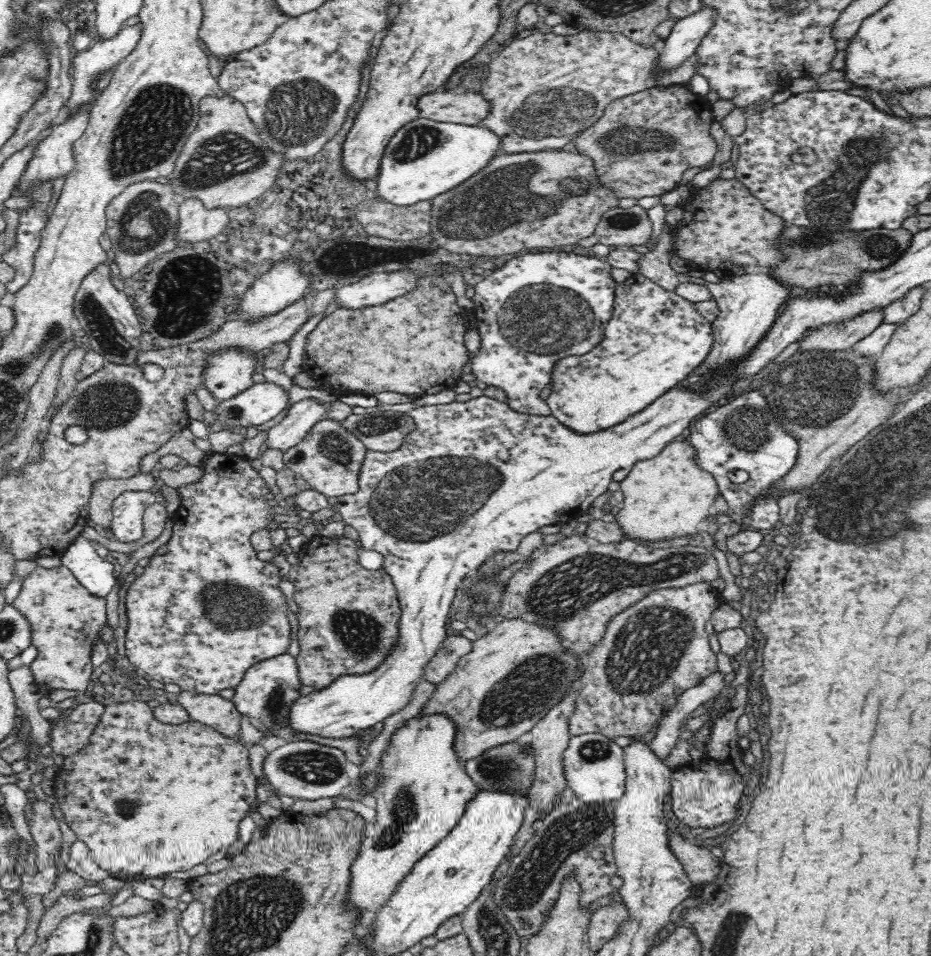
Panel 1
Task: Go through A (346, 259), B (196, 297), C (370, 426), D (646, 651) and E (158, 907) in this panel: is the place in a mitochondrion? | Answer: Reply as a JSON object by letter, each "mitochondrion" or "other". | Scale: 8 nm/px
{"A":"mitochondrion","B":"mitochondrion","C":"mitochondrion","D":"mitochondrion","E":"other"}

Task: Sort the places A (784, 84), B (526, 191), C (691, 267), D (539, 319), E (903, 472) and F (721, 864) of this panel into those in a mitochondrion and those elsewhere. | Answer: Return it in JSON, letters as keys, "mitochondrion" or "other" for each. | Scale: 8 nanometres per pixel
{"A":"other","B":"mitochondrion","C":"other","D":"mitochondrion","E":"mitochondrion","F":"other"}

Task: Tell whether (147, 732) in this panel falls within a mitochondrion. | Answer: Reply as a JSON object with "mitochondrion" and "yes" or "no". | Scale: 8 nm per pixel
{"mitochondrion":"no"}

